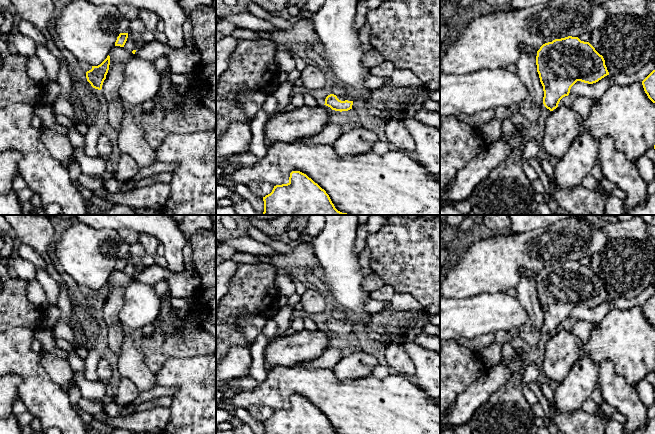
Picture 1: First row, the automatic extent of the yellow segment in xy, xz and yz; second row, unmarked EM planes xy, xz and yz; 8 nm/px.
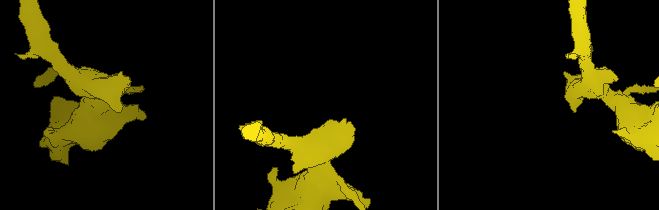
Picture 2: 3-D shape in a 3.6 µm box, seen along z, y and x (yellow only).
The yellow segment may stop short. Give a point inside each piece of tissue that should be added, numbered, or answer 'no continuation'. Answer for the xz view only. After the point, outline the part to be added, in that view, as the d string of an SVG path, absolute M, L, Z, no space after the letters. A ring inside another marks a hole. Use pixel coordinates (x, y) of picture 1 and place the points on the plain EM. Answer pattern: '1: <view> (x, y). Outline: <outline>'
1: xz (348, 320). Outline: M349 315L345 319L341 319L341 320L337 319L337 322L341 325L345 325L345 324L353 325L353 319Z

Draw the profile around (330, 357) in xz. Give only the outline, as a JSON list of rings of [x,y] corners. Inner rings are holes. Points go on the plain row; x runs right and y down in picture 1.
[[[337,347],[327,348],[321,356],[304,362],[304,364],[307,367],[333,369],[346,353],[347,352]]]

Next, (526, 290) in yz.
[[[521,271],[521,278],[516,287],[517,299],[529,315],[534,328],[526,331],[526,342],[531,351],[537,346],[543,328],[544,315],[536,289],[537,276]]]

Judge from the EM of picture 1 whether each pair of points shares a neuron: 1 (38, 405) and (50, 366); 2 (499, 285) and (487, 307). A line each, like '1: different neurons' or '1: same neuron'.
1: different neurons
2: different neurons

